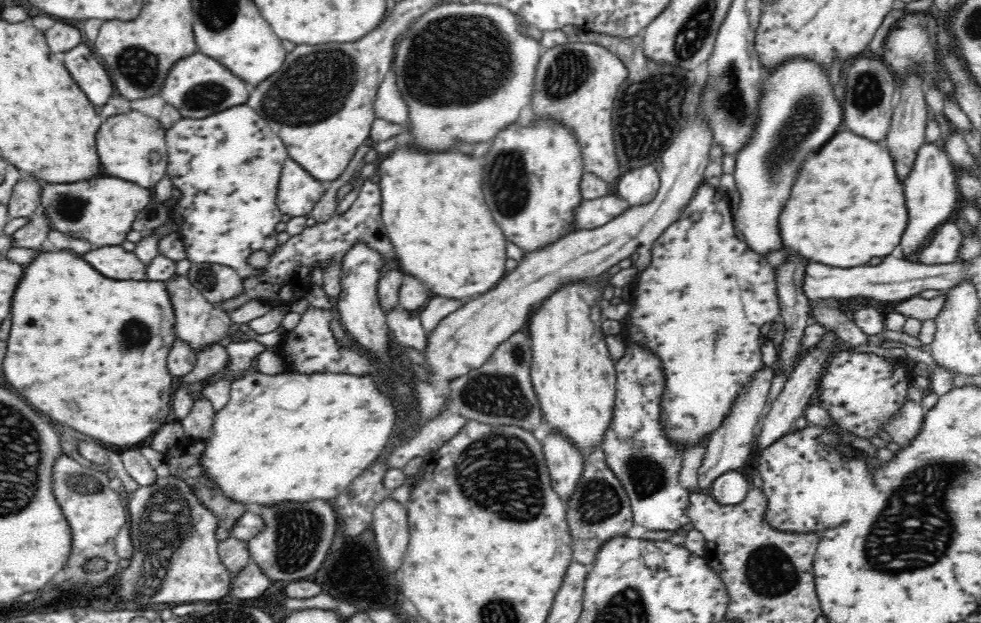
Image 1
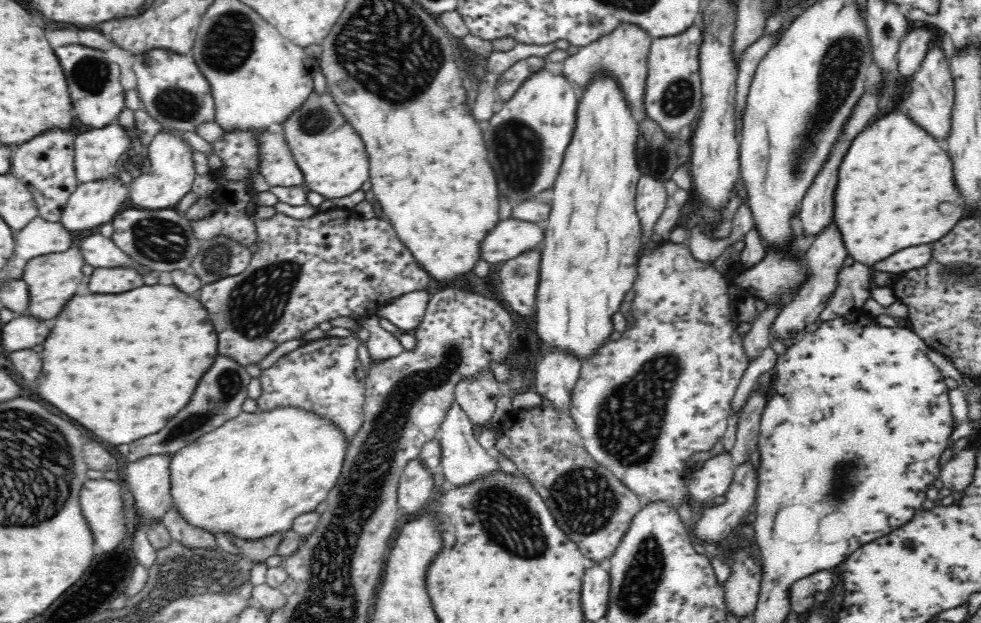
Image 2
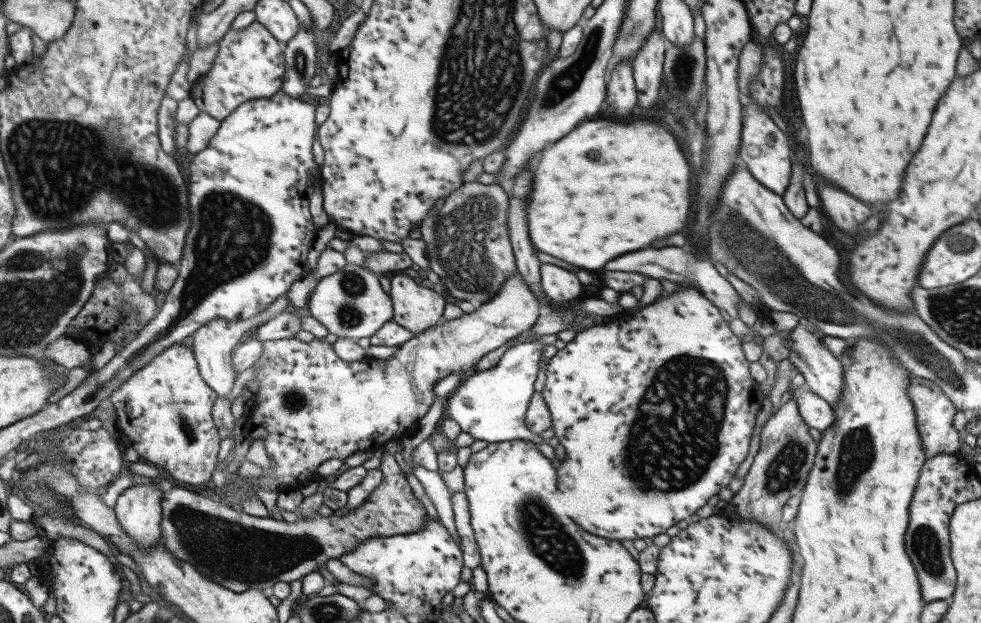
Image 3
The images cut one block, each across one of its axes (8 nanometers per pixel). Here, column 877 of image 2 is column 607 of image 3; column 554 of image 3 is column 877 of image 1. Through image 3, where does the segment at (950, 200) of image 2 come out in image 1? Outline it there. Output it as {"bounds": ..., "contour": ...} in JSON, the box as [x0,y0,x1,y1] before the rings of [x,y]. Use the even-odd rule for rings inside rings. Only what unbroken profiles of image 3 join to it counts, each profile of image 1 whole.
{"bounds":[780,129,908,268],"contour":[[[849,129],[838,131],[820,152],[810,156],[808,164],[800,170],[792,196],[780,216],[784,246],[812,262],[822,262],[834,268],[864,266],[876,256],[890,256],[900,246],[902,234],[908,226],[903,181],[898,182],[894,166],[884,142],[868,140]]]}

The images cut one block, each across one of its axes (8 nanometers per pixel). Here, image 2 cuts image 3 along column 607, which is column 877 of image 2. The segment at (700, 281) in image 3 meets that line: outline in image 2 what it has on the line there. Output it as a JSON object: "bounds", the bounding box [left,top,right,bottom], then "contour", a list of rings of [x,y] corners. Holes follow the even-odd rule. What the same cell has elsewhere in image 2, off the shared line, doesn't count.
{"bounds":[872,244,932,274],"contour":[[[924,244],[924,246],[910,246],[910,248],[904,248],[904,250],[898,250],[894,256],[888,256],[886,260],[880,260],[872,268],[874,270],[882,270],[882,272],[892,272],[892,274],[908,272],[908,270],[926,266],[928,260],[930,260],[930,254],[932,252],[930,252],[928,244]]]}

